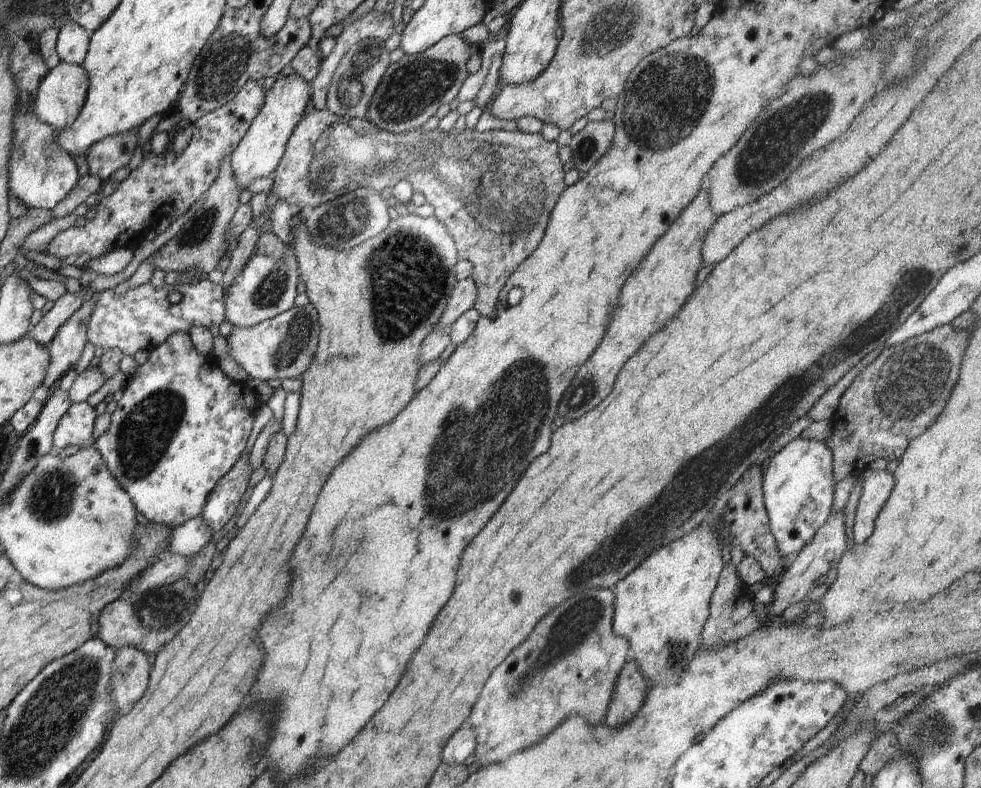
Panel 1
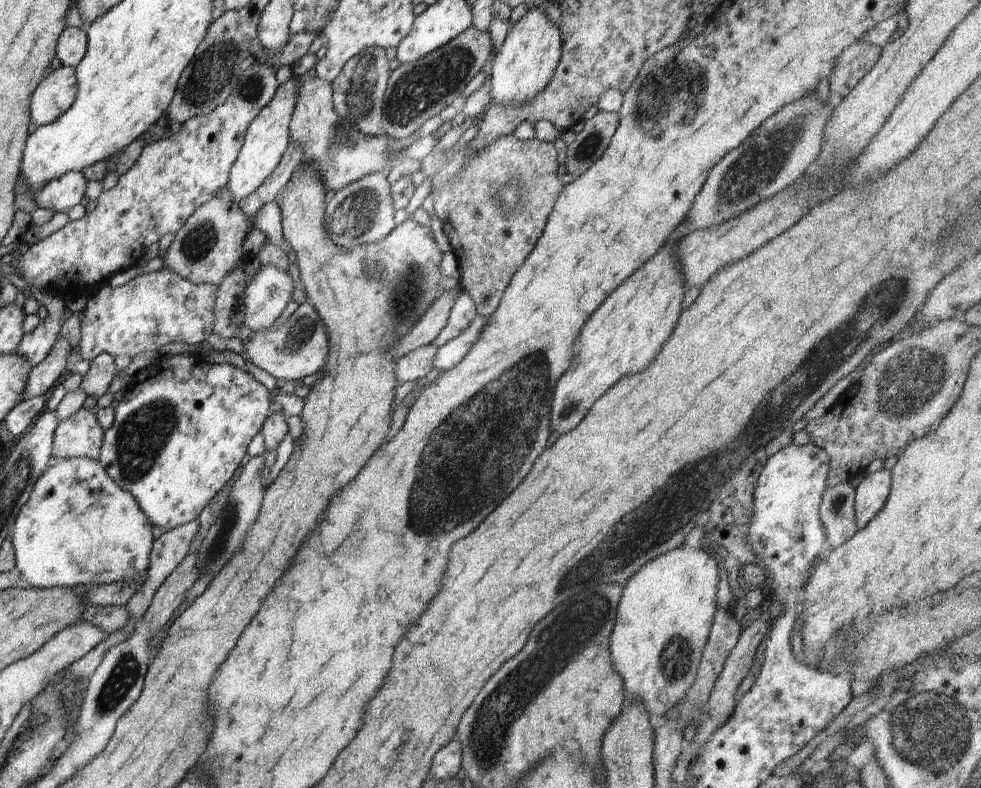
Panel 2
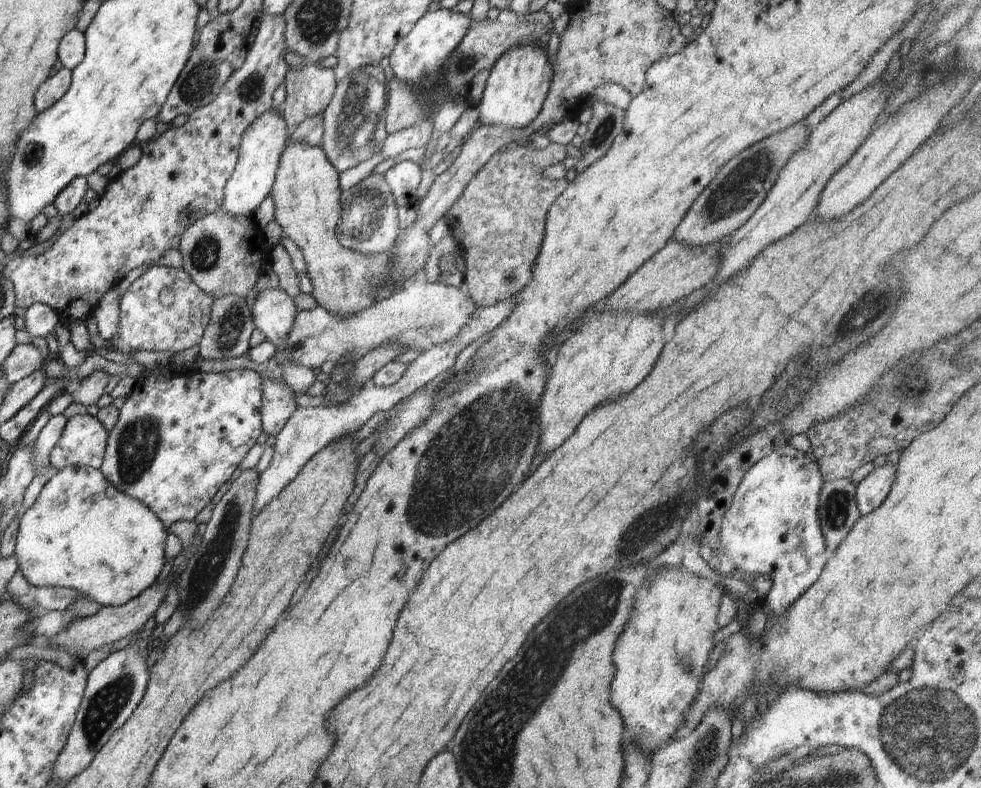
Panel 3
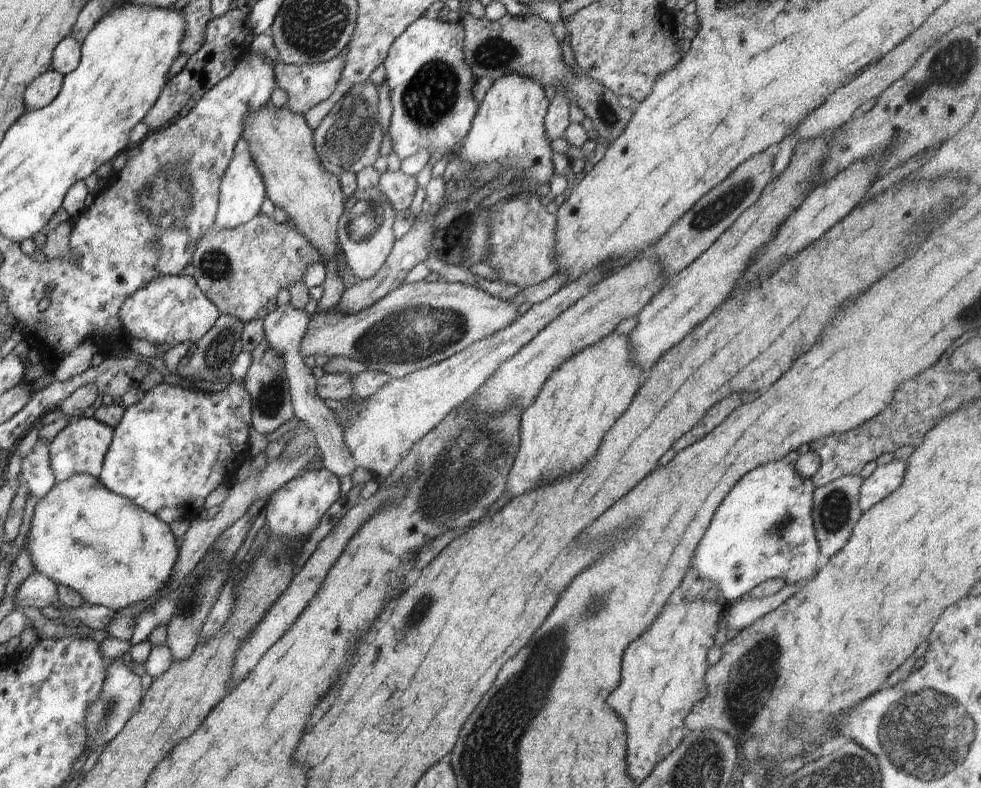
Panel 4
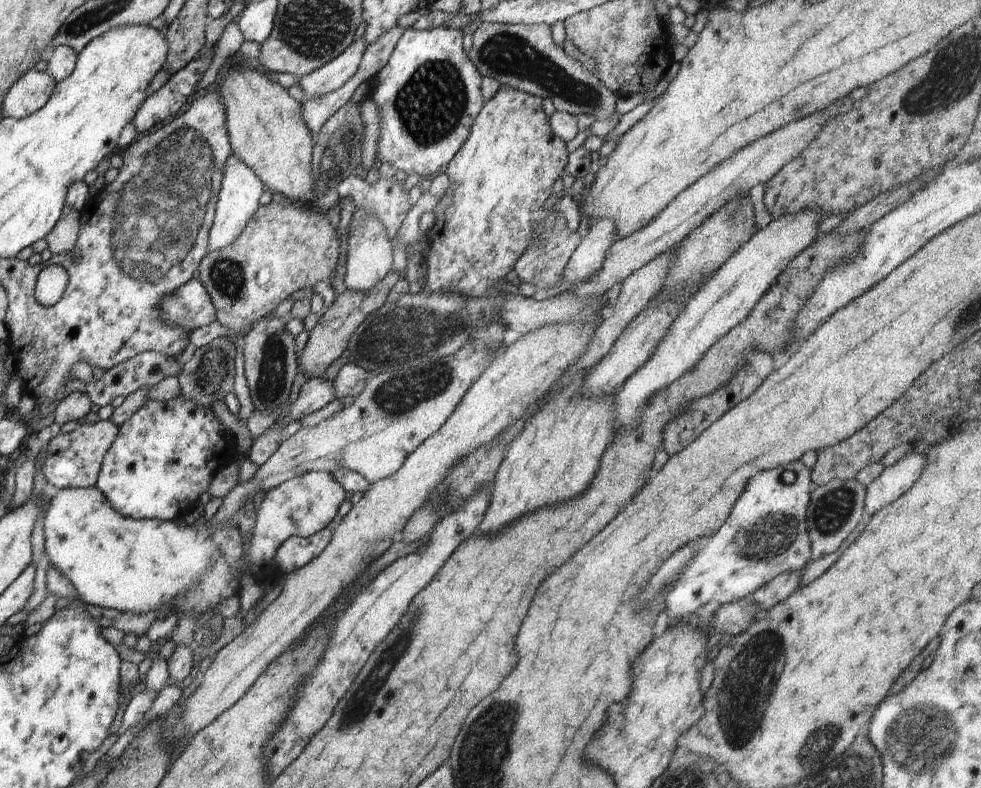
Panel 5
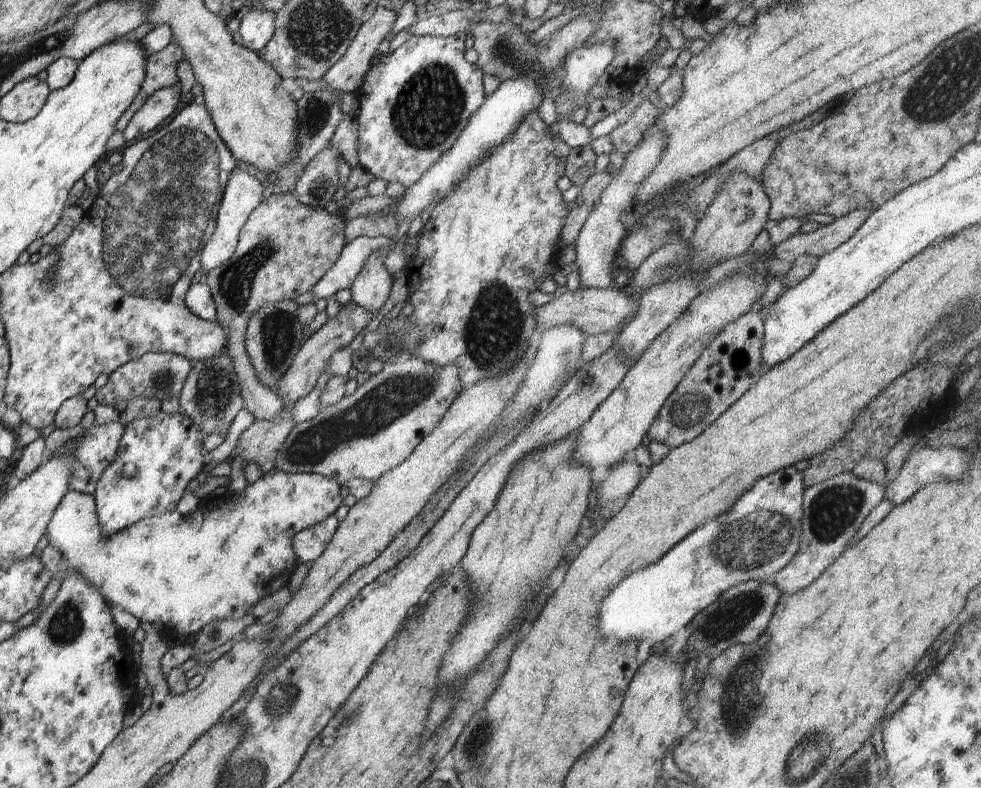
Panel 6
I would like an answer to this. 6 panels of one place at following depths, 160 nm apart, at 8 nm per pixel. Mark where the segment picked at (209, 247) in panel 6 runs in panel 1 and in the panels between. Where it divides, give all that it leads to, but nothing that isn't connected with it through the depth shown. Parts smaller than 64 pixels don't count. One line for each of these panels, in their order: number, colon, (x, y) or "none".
1: (258, 155)
2: (267, 137)
3: (262, 144)
4: (242, 192)
5: (237, 201)

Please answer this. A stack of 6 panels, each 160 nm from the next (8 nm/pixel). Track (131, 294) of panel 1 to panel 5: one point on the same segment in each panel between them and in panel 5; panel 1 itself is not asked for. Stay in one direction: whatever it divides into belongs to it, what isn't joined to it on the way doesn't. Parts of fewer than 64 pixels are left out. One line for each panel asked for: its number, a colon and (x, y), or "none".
2: (157, 308)
3: (163, 310)
4: (170, 309)
5: (190, 307)

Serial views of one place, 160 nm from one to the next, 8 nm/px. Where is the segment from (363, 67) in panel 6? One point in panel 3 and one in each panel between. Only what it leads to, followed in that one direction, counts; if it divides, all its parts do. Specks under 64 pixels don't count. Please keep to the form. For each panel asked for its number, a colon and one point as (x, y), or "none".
3: (309, 89)
4: (306, 86)
5: (330, 77)

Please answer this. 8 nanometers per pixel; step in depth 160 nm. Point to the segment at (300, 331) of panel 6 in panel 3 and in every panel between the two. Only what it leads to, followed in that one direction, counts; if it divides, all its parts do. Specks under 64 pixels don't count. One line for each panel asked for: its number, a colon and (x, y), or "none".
3: (278, 401)
4: (265, 380)
5: (270, 363)

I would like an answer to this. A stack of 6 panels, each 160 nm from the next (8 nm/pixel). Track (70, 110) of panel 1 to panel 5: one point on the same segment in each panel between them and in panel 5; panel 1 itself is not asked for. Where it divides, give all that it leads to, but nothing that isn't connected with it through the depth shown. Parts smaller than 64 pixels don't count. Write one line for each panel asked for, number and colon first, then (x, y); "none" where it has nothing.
2: (55, 95)
3: (57, 85)
4: (43, 90)
5: (30, 93)

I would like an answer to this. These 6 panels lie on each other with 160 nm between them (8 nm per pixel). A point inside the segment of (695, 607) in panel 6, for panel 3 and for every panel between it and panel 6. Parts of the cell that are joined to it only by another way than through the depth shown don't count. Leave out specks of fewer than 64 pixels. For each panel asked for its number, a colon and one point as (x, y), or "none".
3: (771, 528)
4: (763, 530)
5: (765, 534)

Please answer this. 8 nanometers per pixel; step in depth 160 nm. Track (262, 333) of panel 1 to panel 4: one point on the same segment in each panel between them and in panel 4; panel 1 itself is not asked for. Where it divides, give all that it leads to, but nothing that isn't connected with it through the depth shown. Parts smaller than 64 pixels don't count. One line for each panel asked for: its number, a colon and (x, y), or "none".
2: (298, 348)
3: (421, 315)
4: (418, 324)

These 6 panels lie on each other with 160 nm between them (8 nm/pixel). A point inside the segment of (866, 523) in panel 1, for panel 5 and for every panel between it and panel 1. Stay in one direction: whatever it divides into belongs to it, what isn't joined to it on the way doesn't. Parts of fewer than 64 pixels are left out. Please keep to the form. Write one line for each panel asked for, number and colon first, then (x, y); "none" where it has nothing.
2: (871, 494)
3: (874, 489)
4: (886, 478)
5: (895, 480)

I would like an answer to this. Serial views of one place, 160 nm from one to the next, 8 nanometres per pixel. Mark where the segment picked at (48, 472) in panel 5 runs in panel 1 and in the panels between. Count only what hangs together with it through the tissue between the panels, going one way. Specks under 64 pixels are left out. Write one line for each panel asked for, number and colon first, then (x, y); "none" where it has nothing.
1: (75, 428)
2: (81, 436)
3: (83, 443)
4: (80, 447)

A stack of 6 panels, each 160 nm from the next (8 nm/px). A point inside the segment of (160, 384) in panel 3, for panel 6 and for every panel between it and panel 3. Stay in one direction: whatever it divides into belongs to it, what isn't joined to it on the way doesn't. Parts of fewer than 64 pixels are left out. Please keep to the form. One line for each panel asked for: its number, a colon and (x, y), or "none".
4: (170, 450)
5: (165, 455)
6: (158, 455)

